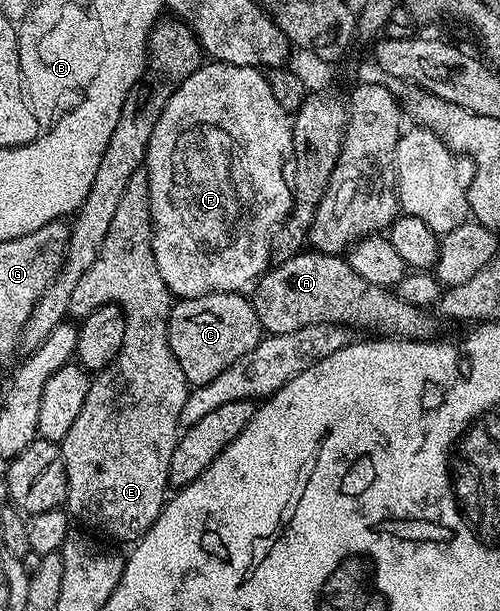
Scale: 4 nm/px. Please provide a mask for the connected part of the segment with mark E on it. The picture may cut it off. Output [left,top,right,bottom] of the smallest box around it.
[61,168,189,544]

